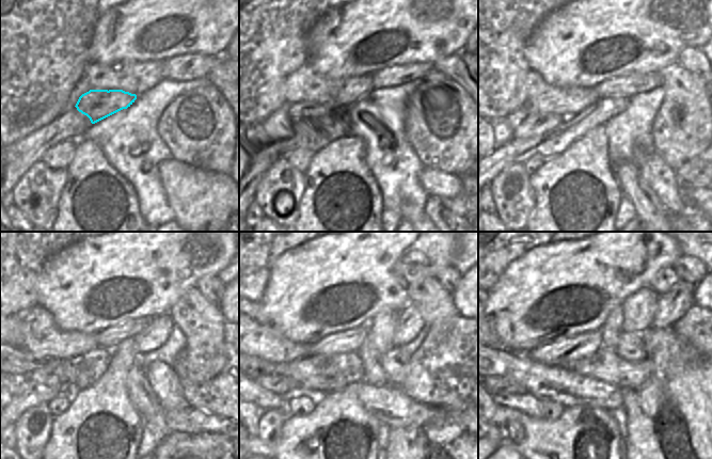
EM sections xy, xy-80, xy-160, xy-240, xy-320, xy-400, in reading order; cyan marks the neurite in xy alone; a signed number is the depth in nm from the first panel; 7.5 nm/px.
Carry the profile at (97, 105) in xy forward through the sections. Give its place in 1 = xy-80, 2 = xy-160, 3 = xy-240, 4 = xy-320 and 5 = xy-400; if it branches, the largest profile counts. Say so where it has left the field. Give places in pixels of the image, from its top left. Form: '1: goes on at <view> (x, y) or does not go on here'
1: goes on at xy-80 (310, 113)
2: goes on at xy-160 (533, 125)
3: goes on at xy-240 (46, 376)
4: goes on at xy-320 (283, 385)
5: goes on at xy-400 (500, 383)

